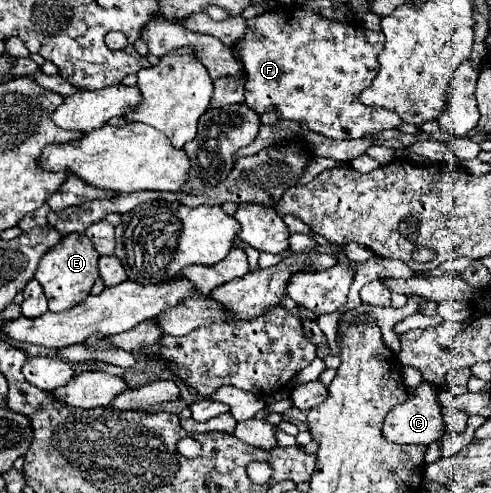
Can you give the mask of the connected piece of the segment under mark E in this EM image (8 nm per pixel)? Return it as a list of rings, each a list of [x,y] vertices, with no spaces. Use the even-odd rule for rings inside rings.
[[[67,234],[59,244],[47,250],[47,254],[41,258],[37,270],[35,270],[35,280],[41,284],[47,300],[49,300],[49,310],[51,312],[63,312],[85,300],[91,292],[91,286],[99,278],[97,274],[97,260],[99,254],[95,252],[91,240],[87,240],[85,234]]]

